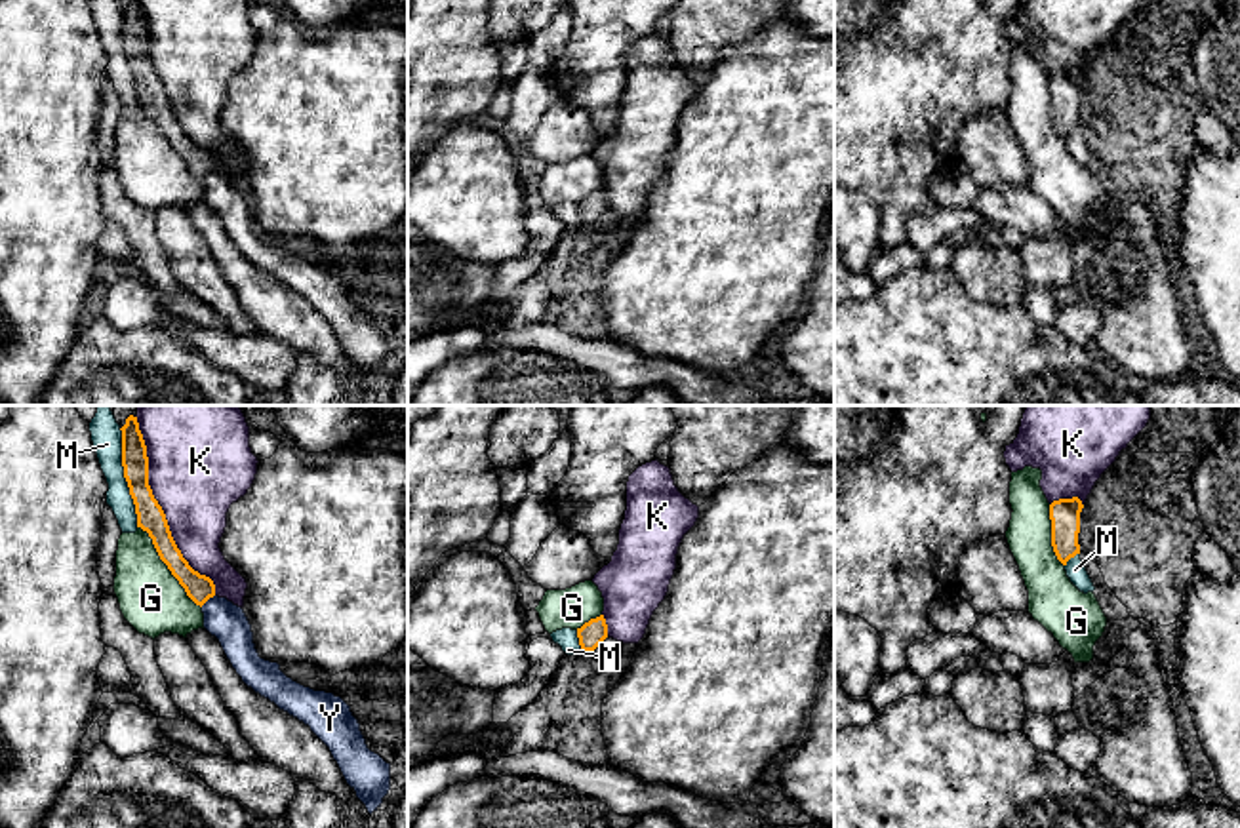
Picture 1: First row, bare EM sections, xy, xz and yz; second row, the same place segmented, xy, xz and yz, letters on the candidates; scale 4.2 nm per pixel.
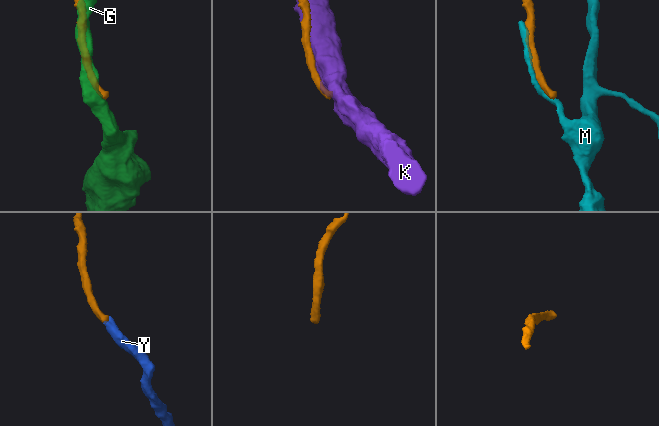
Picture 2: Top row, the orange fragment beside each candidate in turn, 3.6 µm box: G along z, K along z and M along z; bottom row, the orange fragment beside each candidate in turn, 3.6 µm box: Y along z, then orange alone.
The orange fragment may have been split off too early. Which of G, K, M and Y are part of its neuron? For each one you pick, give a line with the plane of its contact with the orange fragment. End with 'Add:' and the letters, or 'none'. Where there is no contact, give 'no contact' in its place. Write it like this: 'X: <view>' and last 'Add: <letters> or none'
Y: xy
Add: Y

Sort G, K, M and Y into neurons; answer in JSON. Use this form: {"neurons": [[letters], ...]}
{"neurons": [["G"], ["K"], ["M"], ["Y"]]}

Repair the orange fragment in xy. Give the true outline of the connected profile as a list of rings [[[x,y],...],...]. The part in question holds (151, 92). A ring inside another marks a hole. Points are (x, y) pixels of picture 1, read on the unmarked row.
[[[122,0],[122,40],[135,78],[137,101],[149,107],[160,133],[202,181],[204,202],[215,209],[242,255],[297,291],[330,322],[347,358],[371,388],[390,364],[390,337],[371,325],[350,280],[333,266],[288,251],[278,236],[259,230],[242,181],[215,168],[210,150],[194,145],[177,122],[166,88],[149,59],[149,30],[139,0]]]

